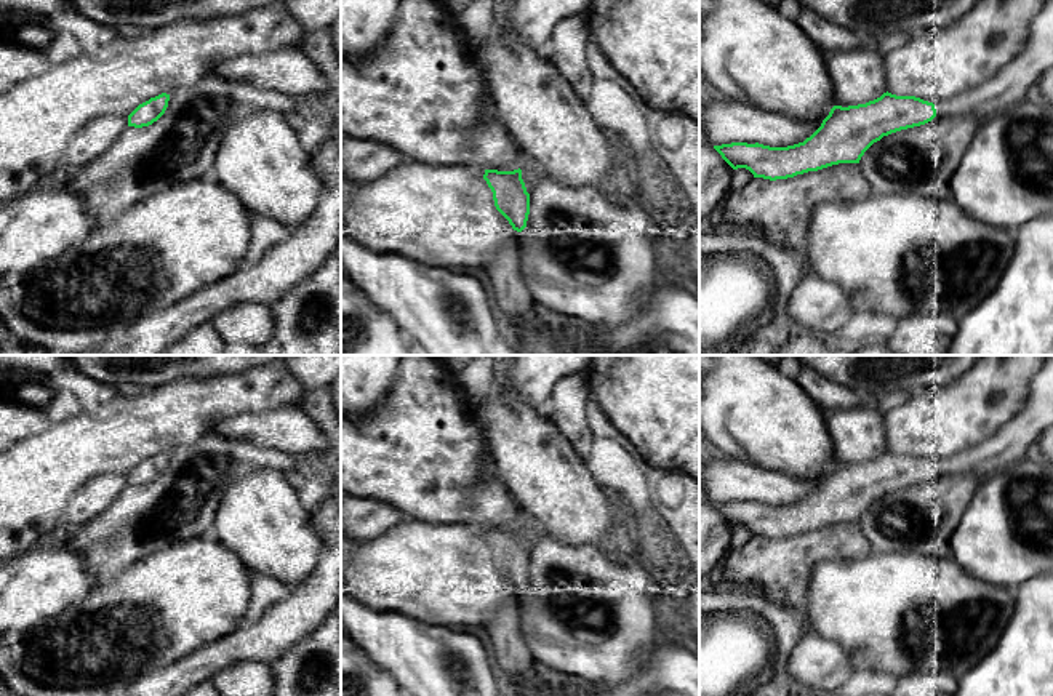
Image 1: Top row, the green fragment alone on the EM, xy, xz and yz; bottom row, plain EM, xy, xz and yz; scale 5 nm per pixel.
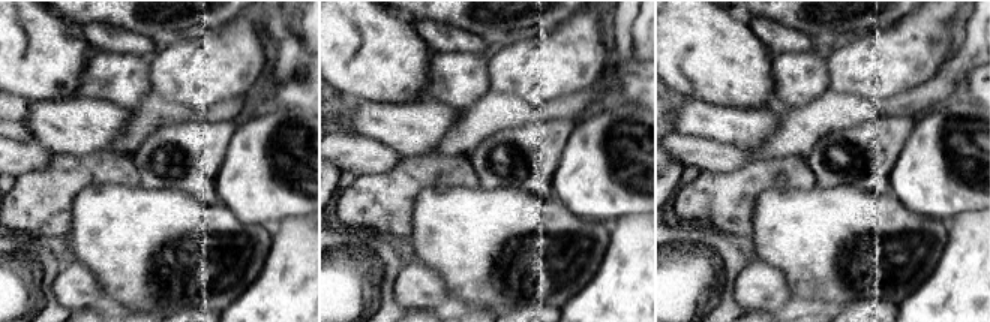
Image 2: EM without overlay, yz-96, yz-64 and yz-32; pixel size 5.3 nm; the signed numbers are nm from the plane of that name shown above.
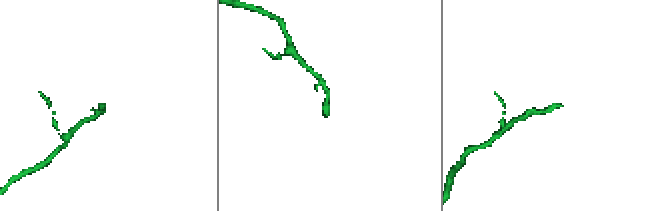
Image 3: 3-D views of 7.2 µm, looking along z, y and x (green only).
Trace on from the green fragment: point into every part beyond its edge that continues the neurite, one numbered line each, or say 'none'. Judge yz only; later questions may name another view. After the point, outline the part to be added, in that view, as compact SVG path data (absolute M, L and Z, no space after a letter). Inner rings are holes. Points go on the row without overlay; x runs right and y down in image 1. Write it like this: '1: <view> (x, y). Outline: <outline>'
1: yz (1015, 440). Outline: M1053 355L1035 374L1026 408L984 442L935 462L936 474L976 474L984 480L1032 456L1037 438L1050 426L1053 426Z

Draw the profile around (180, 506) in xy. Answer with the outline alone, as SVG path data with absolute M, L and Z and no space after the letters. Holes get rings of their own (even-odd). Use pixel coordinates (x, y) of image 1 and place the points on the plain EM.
M206 432L195 443L173 450L165 472L157 480L142 486L126 483L120 496L110 506L80 528L64 528L54 541L85 560L93 582L106 584L114 581L134 560L157 552L165 546L210 536L216 506L230 483L264 467L286 474L293 466L294 456L280 450Z

